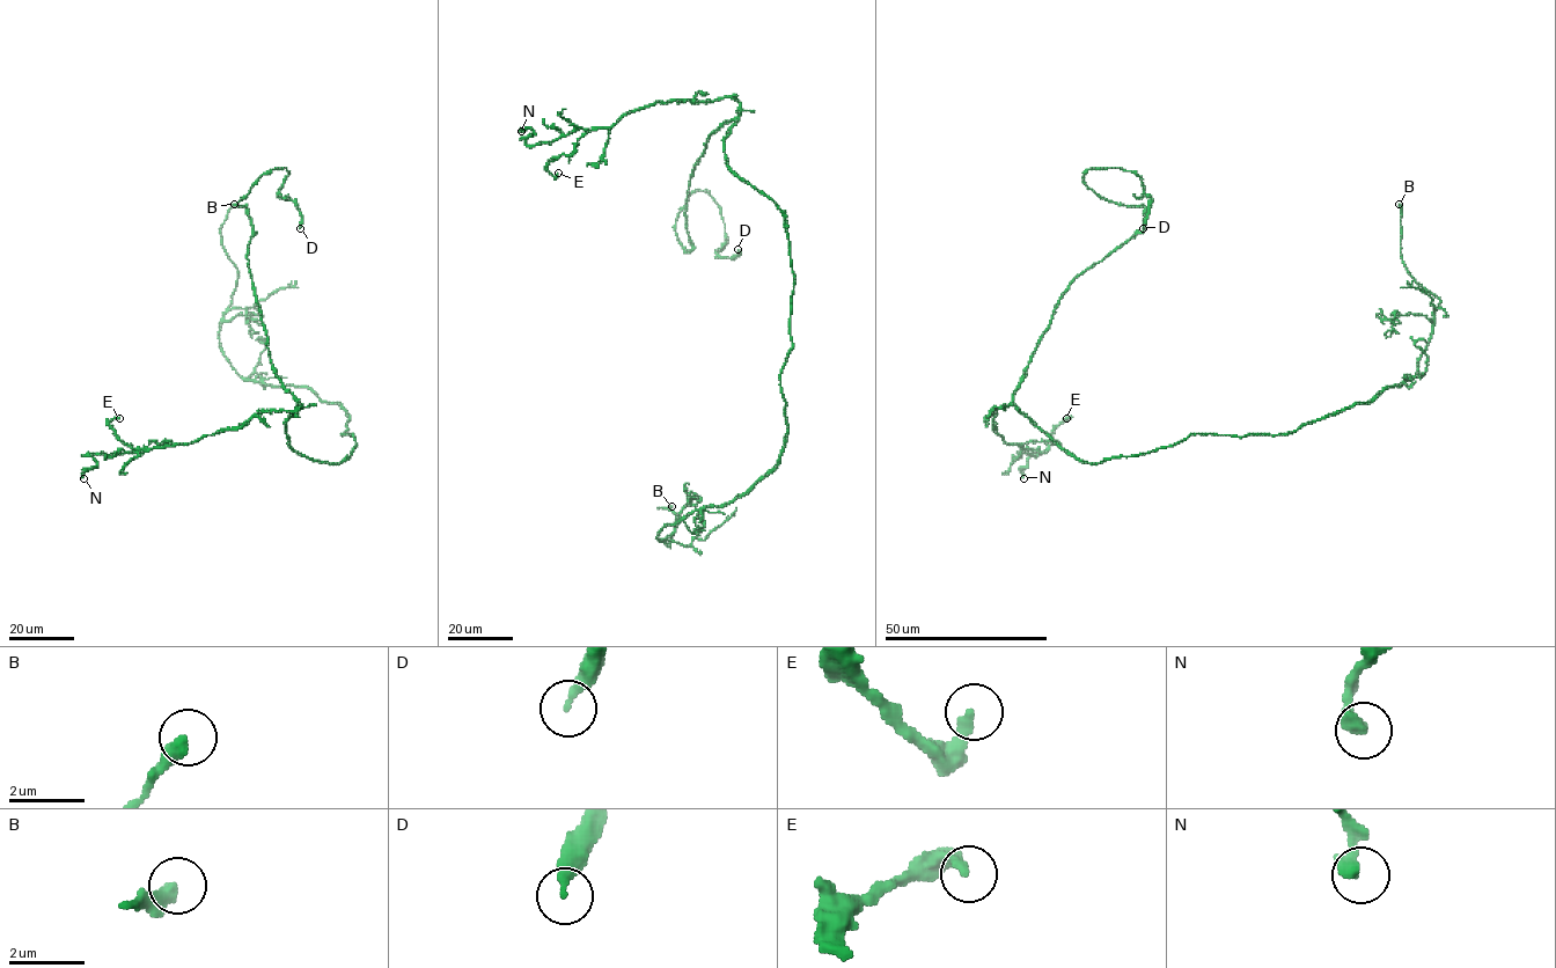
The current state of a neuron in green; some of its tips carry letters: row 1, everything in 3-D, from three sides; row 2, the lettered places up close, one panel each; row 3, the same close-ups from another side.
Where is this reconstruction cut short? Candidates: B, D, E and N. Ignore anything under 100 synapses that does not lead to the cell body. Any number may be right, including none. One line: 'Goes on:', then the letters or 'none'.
Goes on: B

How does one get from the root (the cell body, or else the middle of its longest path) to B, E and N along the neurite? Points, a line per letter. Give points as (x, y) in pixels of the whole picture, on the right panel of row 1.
B: (1096, 462), (1144, 454), (1197, 433), (1285, 433), (1410, 380), (1439, 300), (1402, 259), (1399, 204)
E: (1096, 462), (1068, 454), (1013, 405), (991, 411), (1007, 444), (1037, 452), (1066, 418)
N: (1096, 462), (1068, 454), (1013, 405), (995, 406), (995, 431), (1007, 444), (1040, 453), (1028, 456), (1024, 478)

